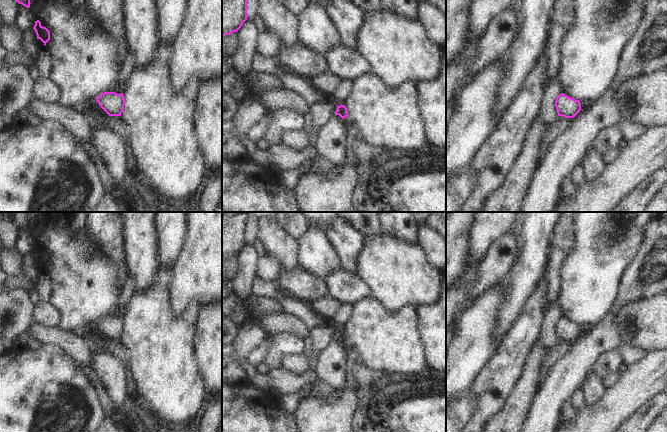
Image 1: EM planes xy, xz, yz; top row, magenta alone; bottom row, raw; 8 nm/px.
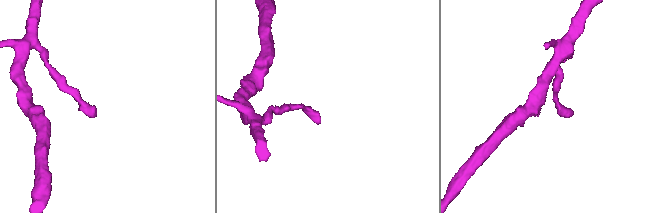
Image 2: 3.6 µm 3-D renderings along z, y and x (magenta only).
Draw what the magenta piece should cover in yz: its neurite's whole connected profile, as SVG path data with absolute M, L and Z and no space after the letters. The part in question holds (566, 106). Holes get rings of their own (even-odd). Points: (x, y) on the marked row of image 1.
M564 93L559 94L556 98L555 107L558 116L563 116L565 118L573 118L581 110L580 101L571 98Z

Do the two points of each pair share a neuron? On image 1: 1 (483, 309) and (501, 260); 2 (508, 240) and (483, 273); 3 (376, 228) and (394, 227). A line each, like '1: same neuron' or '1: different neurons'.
1: different neurons
2: same neuron
3: different neurons

